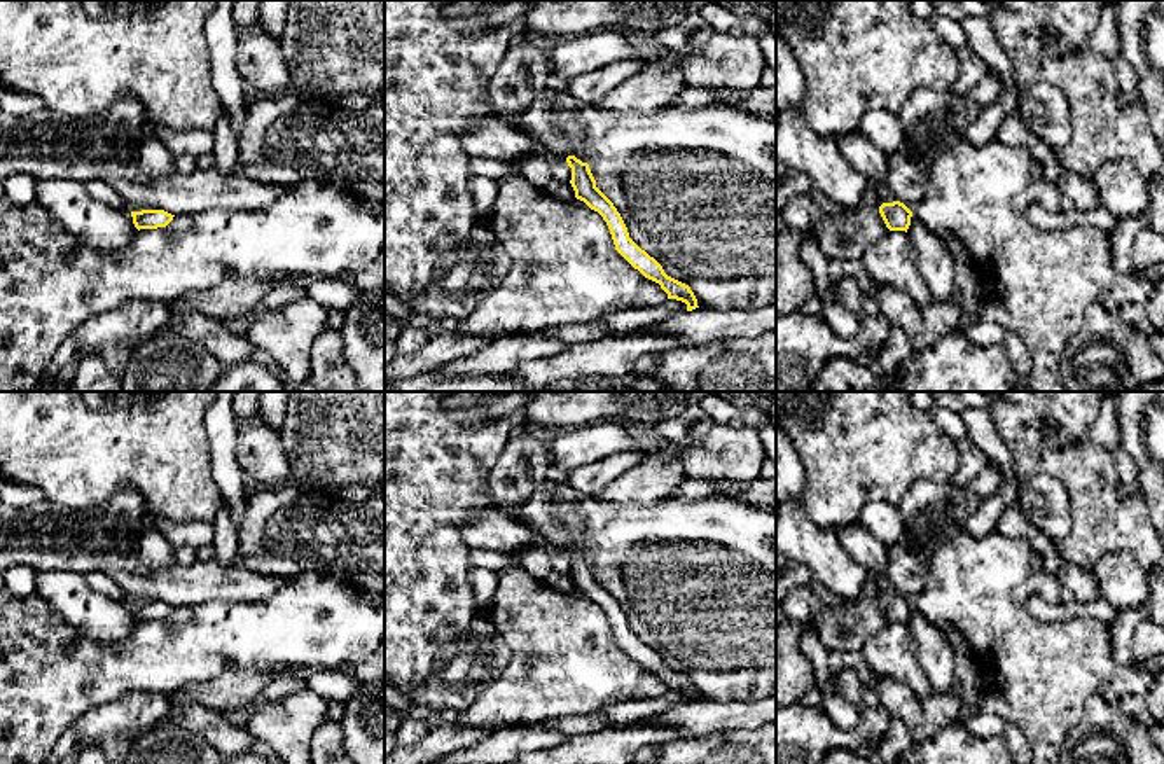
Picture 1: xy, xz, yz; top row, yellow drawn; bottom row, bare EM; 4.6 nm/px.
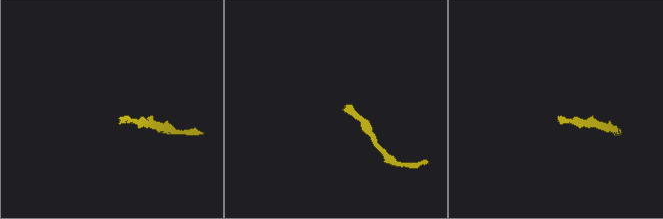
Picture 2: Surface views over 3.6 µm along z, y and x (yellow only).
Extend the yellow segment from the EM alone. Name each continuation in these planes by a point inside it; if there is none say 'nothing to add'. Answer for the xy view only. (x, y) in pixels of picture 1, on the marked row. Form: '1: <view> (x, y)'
nothing to add

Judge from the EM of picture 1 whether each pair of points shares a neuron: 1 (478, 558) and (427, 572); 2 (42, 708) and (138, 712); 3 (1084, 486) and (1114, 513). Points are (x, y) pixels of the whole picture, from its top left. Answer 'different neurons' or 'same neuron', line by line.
1: different neurons
2: different neurons
3: same neuron

